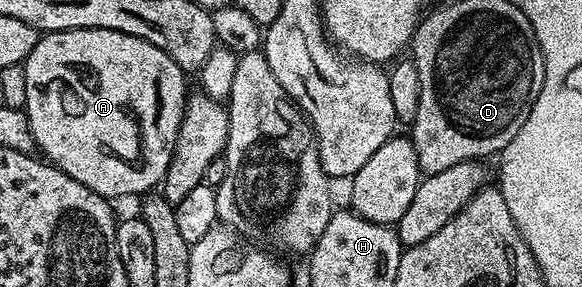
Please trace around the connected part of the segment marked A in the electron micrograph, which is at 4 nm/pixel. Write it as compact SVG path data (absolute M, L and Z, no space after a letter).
M78 28L68 32L48 32L40 35L37 46L33 46L33 50L27 55L21 67L25 74L25 102L27 103L25 111L31 127L31 136L35 140L38 151L40 153L43 151L42 155L50 163L65 174L69 174L69 178L81 182L81 186L93 190L104 198L139 195L142 197L162 185L165 174L169 170L169 162L173 158L173 150L177 142L176 132L181 130L183 111L189 95L188 77L178 68L177 62L169 60L164 52L159 52L157 46L144 44L141 38L133 38L133 34L121 34L117 30Z

